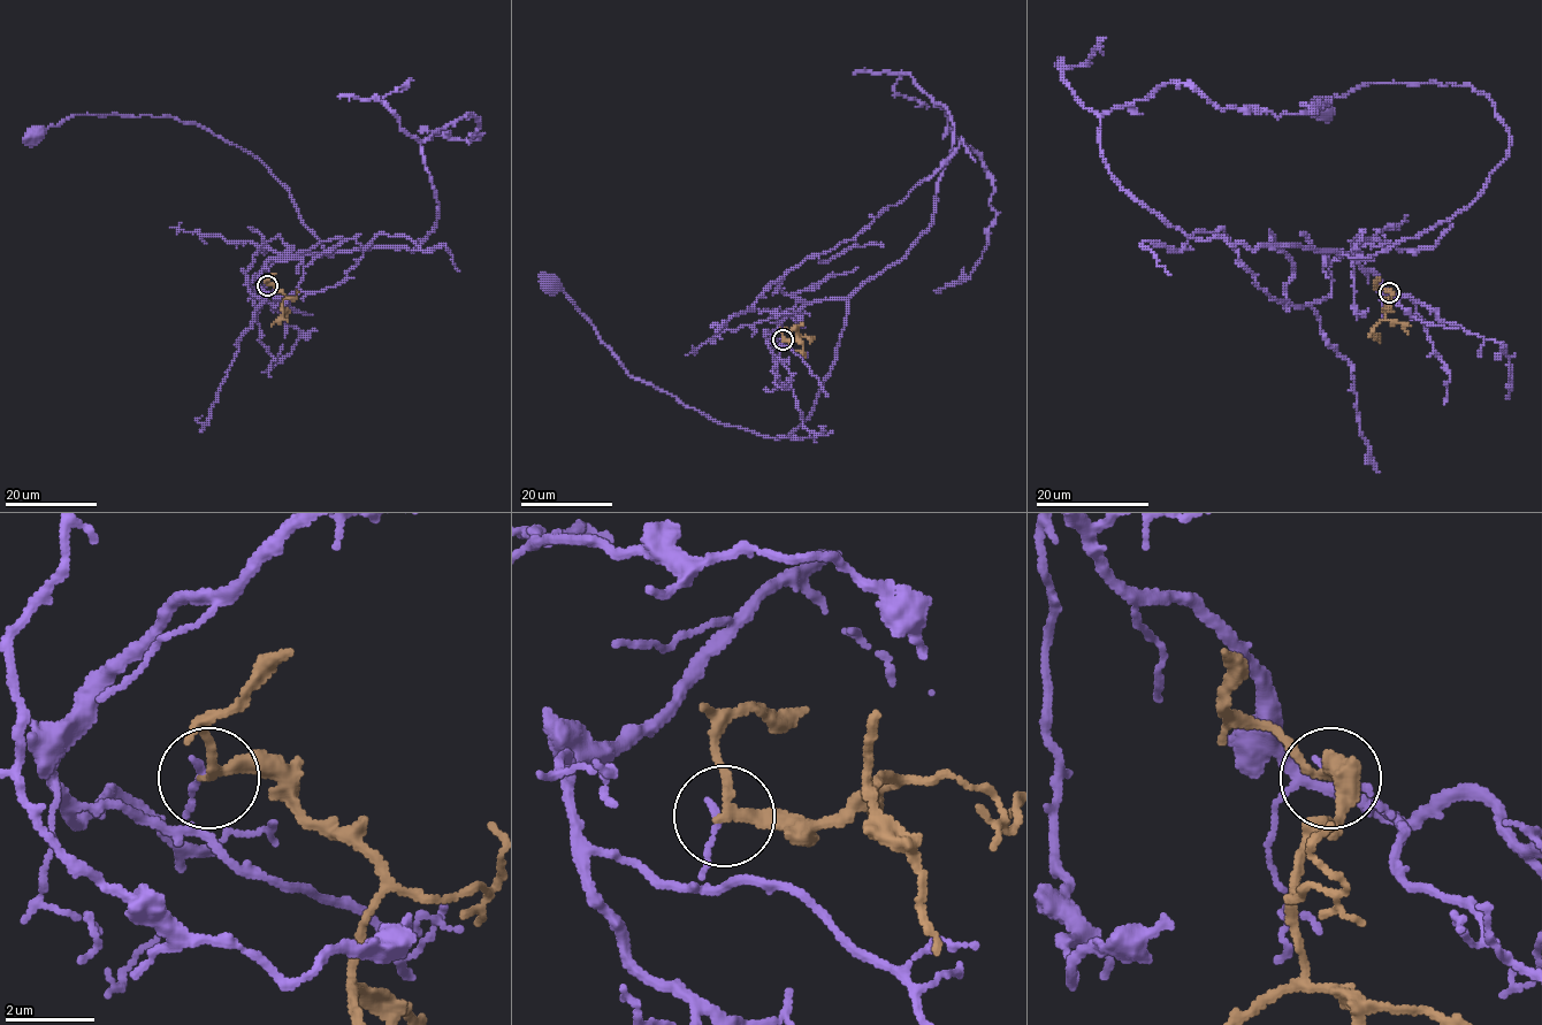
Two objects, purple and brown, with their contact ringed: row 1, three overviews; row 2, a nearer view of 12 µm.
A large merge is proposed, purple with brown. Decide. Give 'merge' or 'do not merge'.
do not merge

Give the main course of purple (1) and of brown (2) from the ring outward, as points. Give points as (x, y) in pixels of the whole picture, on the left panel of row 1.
1: (267, 285), (251, 283), (288, 254), (333, 257), (254, 157), (167, 116), (71, 115), (35, 132)
2: (267, 285), (273, 285), (284, 296), (281, 316), (272, 327)

